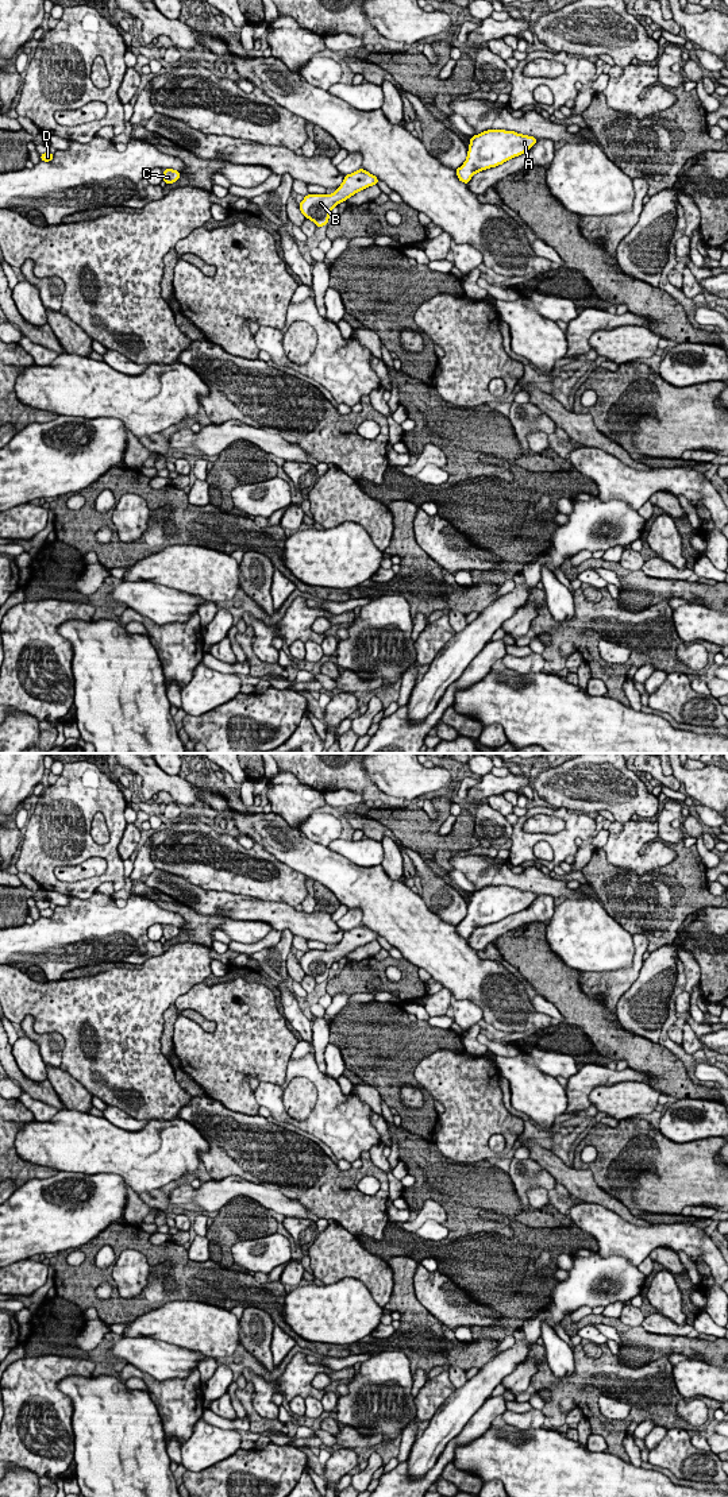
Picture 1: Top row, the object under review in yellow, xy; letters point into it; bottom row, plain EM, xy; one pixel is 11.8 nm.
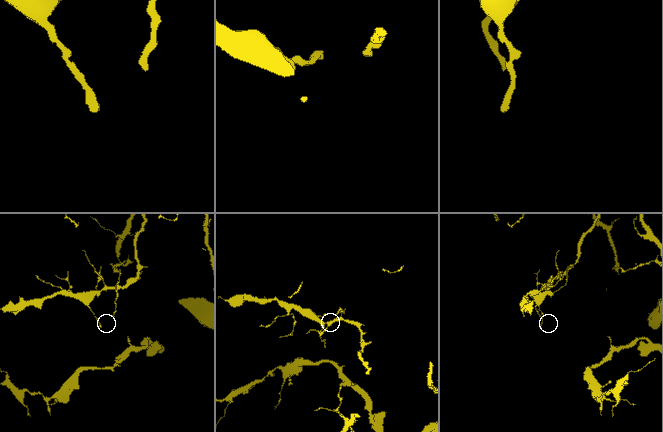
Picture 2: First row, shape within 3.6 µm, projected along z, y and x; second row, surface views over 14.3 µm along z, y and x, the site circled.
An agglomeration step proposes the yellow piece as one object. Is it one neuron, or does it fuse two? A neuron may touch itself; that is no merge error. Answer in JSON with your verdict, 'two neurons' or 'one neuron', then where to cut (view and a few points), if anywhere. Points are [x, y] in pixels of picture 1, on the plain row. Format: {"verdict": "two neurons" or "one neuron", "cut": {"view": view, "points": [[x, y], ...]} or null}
{"verdict": "one neuron", "cut": null}

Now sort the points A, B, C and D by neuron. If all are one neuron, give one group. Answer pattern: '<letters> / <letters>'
A B C D

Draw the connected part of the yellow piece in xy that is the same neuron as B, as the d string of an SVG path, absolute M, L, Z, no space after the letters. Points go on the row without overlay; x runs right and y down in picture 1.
M359 925L351 930L344 931L342 941L335 945L332 950L308 950L298 960L301 969L305 975L312 976L317 984L326 981L330 975L330 969L334 962L346 957L348 953L354 952L369 942L377 941L380 935L366 927Z

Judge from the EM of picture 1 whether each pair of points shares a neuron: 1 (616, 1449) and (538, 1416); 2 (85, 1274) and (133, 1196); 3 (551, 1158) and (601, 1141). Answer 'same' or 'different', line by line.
1: different
2: different
3: different

